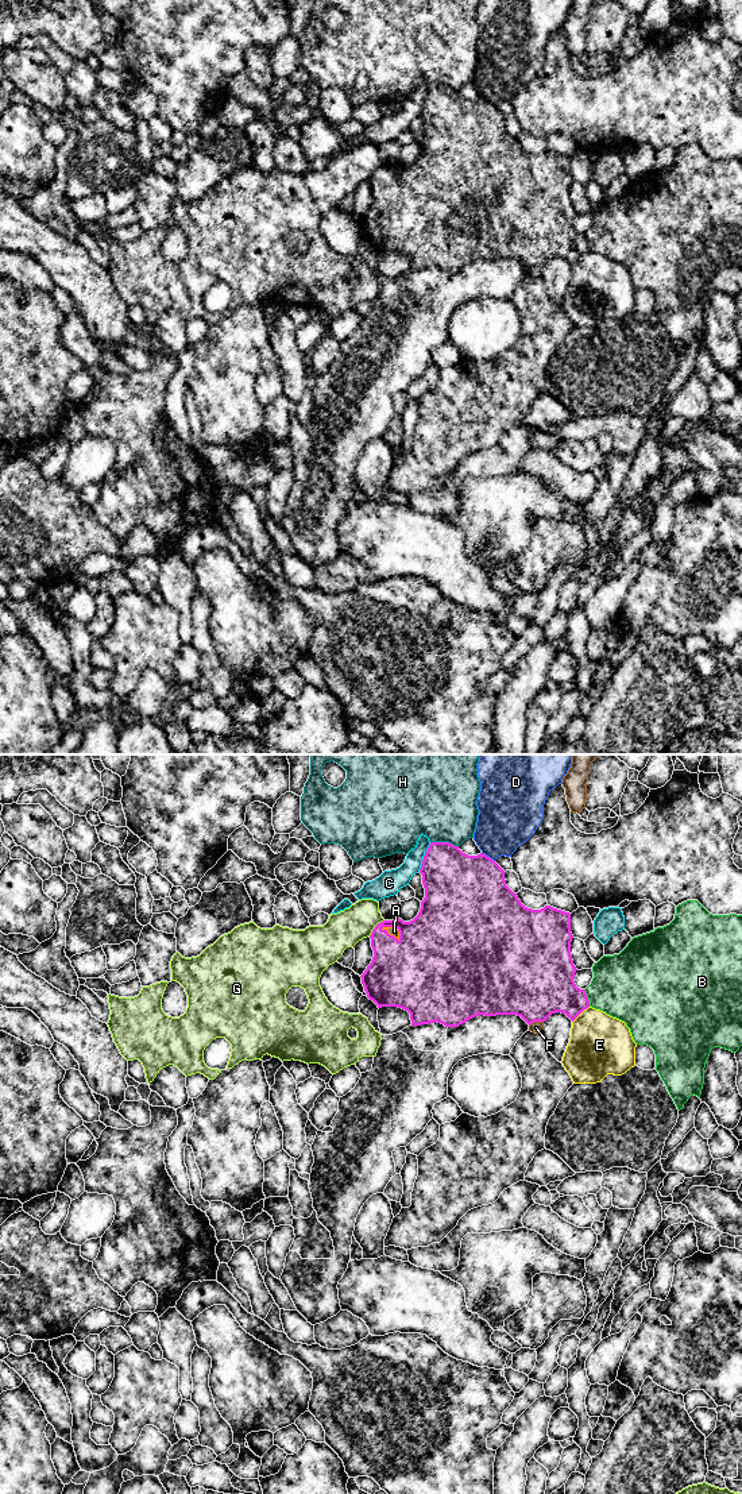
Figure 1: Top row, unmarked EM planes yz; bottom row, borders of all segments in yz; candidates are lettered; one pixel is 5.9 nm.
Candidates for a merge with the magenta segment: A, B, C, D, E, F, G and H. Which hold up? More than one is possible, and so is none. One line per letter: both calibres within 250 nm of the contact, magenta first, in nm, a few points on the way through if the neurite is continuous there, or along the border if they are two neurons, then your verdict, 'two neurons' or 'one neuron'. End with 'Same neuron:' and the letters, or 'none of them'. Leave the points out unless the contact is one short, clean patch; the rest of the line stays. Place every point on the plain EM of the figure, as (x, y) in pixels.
A: calibres 400 and 50 nm; way yz (404, 217), (402, 195), (389, 178), (394, 176); one neuron
B: calibres 320 and 400 nm; border yz (583, 234), (590, 250); two neurons
C: calibres 380 and 140 nm; two neurons
D: calibres 460 and 340 nm; two neurons
E: calibres 320 and 360 nm; two neurons
F: calibres 480 and 70 nm; two neurons
G: calibres 280 and 220 nm; two neurons
H: calibres 380 and 440 nm; two neurons
Same neuron: A

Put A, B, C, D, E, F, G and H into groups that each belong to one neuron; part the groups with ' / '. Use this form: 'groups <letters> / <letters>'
groups A / B / C / D / E / F / G / H

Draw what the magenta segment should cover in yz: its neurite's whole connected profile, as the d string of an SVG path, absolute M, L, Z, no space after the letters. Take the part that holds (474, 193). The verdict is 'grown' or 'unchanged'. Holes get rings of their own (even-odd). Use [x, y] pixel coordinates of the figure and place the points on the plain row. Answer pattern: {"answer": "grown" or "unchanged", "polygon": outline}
{"answer": "grown", "polygon": "M430 86L425 96L422 109L420 113L422 119L422 128L425 132L425 142L421 146L418 159L410 165L403 166L397 162L394 165L383 165L375 170L370 182L374 201L362 221L362 228L367 242L372 244L378 252L398 251L410 258L411 270L421 270L429 267L441 267L445 271L459 271L467 265L478 260L496 260L496 259L517 259L521 260L529 270L534 266L545 266L552 258L565 258L572 266L590 251L590 244L584 233L576 231L573 221L576 211L573 209L571 198L571 158L545 150L541 154L532 154L525 151L507 130L505 124L505 115L490 101L480 97L478 100L468 100L463 97L459 90L449 86Z"}

